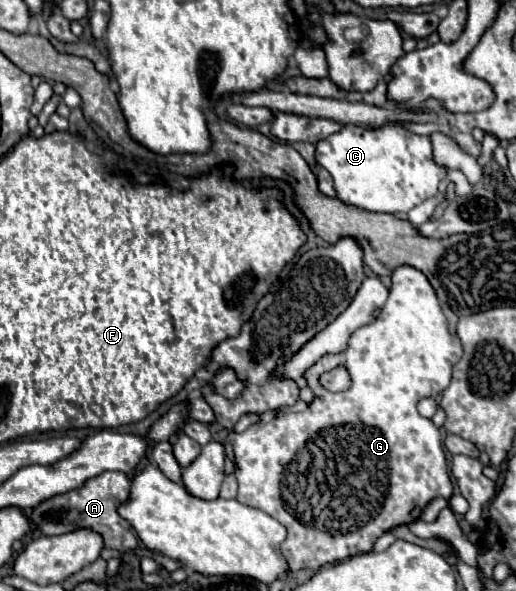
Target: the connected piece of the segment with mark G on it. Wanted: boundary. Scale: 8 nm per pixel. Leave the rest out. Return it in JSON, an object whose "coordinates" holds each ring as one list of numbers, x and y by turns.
{"coordinates":[[401,265,393,271,391,275,391,287,389,287,389,299,385,303,385,307,381,309,381,315,357,329,353,333,353,339,349,339,349,351,343,351,341,355,325,355,325,359,319,359,313,369,335,369,335,367,345,367,349,371,351,377,351,387,347,391,341,393,331,393,327,391,315,377,313,373,309,373,309,383,313,387,313,393,317,395,315,401,311,403,311,407,303,413,285,413,285,411,265,411,259,415,259,421,253,423,249,429,245,429,243,433,231,433,229,435,229,443,233,445,233,453,235,453,235,477,239,481,239,493,237,495,253,495,253,507,259,511,269,513,273,519,277,519,281,525,287,527,287,539,281,545,283,555,289,561,291,571,299,571,299,569,321,569,325,565,337,563,341,559,359,555,359,553,367,553,371,551,375,539,379,539,383,533,399,527,399,525,407,525,411,521,417,521,423,507,437,499,437,497,445,497,449,499,453,493,453,485,449,479,449,471,447,471,447,459,443,453,443,445,441,445,441,433,439,429,433,425,433,421,425,419,419,415,417,411,417,403,425,397,437,397,451,379,451,369,457,363,457,359,461,359,461,341,457,339,457,335,451,335,447,329,447,319,441,311,439,299,435,295,435,289,431,287,429,279,415,267,411,265]]}

